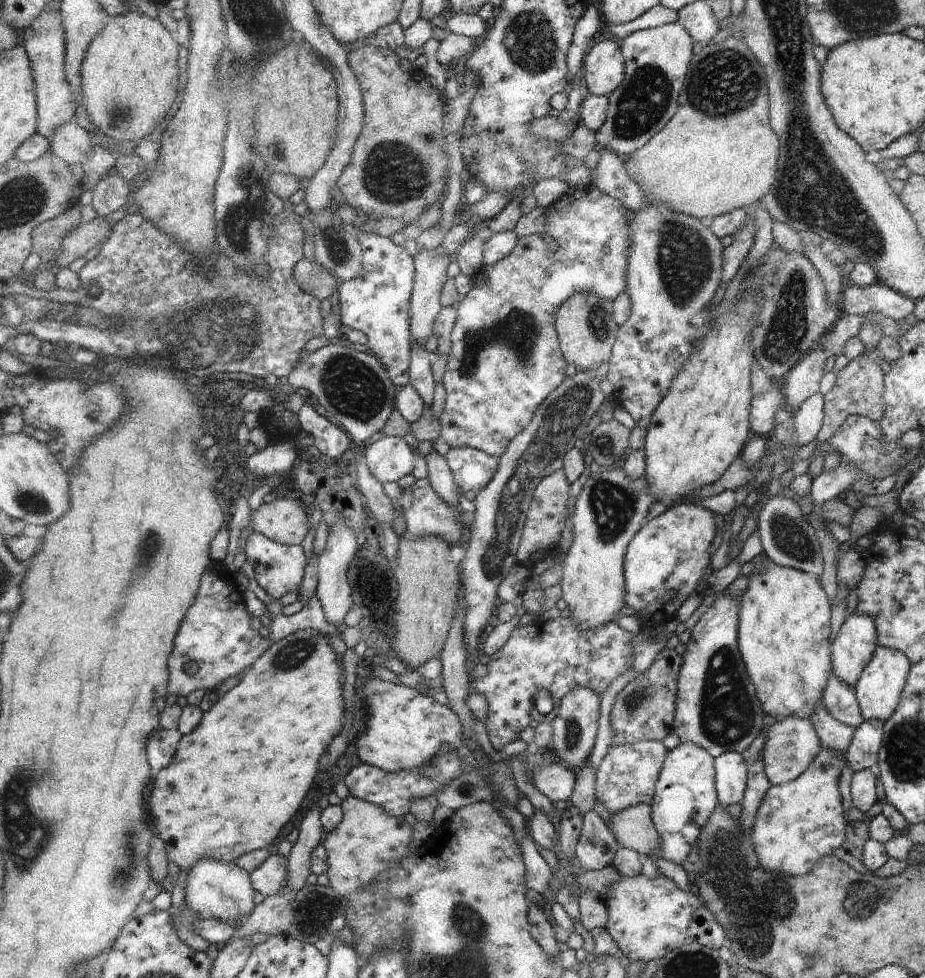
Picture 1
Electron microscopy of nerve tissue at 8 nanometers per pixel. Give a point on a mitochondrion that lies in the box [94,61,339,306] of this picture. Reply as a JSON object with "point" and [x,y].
{"point":[119,115]}

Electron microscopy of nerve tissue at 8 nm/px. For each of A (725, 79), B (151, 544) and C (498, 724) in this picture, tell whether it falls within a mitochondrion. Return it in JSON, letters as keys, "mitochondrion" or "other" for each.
{"A":"mitochondrion","B":"mitochondrion","C":"other"}

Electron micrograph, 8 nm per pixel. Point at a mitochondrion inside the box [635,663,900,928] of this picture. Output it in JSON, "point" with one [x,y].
{"point":[862,898]}

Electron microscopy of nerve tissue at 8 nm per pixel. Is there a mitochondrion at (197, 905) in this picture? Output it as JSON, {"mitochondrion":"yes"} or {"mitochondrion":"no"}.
{"mitochondrion":"no"}

